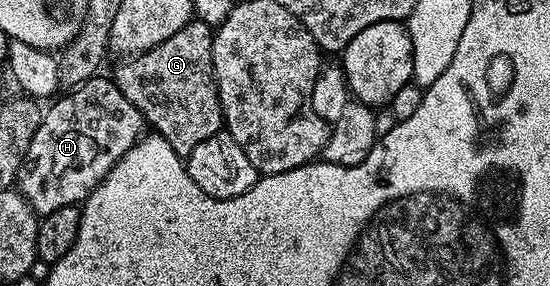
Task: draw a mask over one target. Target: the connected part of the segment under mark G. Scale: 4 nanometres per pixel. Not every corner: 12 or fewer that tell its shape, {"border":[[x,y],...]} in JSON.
{"border":[[213,28],[124,59],[116,86],[187,157],[225,121]]}

